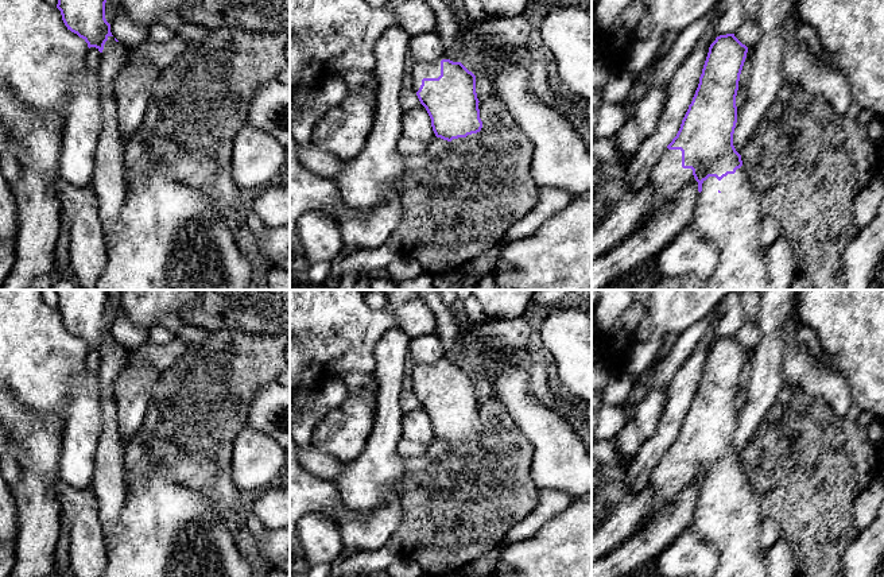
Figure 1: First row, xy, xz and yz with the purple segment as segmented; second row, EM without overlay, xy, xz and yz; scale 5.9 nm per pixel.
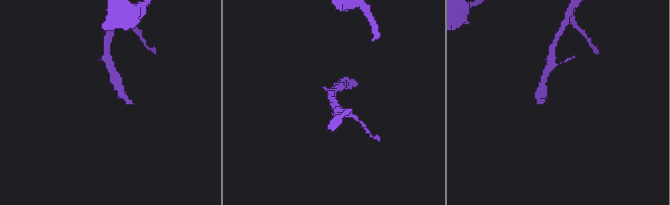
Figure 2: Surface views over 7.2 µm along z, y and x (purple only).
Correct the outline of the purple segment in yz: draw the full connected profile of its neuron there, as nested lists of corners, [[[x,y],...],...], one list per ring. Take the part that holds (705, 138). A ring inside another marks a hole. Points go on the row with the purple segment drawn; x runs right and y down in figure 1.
[[[734,34],[716,38],[709,47],[698,88],[681,128],[651,171],[651,183],[659,190],[662,202],[672,201],[690,182],[698,182],[699,195],[687,225],[691,225],[703,240],[713,243],[718,248],[720,262],[709,279],[699,279],[693,275],[667,276],[658,272],[648,282],[648,290],[769,290],[767,249],[759,241],[764,217],[761,201],[756,194],[751,174],[745,170],[741,155],[733,146],[737,123],[736,96],[747,53],[748,47]]]

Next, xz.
[[[424,0],[437,20],[437,34],[445,51],[433,62],[415,62],[410,74],[412,90],[426,108],[437,138],[447,142],[462,142],[482,128],[476,75],[461,62],[453,62],[446,49],[454,42],[458,31],[449,4],[445,0]]]

